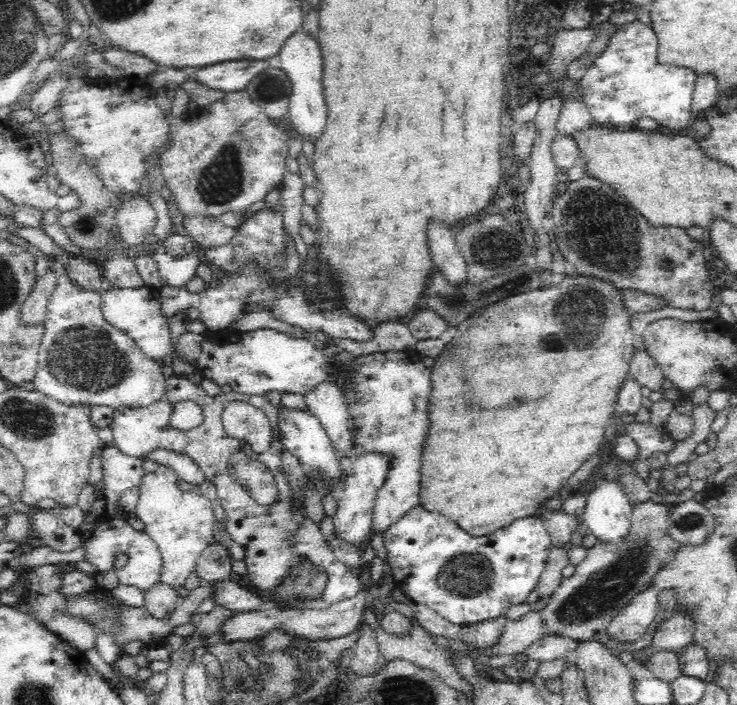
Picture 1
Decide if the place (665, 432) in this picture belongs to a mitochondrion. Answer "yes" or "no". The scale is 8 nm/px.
no

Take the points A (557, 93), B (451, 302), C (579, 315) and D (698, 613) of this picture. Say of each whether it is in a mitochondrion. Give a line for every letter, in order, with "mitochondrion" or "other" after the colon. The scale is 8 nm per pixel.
A: other
B: mitochondrion
C: mitochondrion
D: other

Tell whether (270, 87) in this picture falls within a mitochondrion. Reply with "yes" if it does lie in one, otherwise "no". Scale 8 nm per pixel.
yes

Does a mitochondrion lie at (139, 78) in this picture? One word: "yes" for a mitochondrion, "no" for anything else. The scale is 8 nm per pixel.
no

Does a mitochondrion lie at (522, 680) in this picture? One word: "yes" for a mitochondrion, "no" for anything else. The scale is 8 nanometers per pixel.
no

